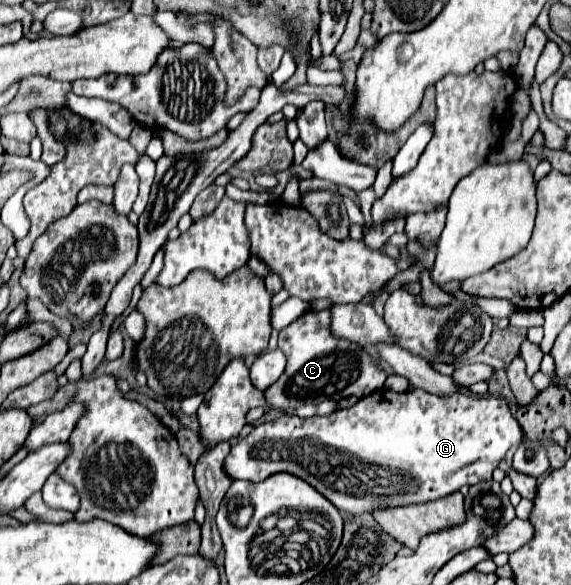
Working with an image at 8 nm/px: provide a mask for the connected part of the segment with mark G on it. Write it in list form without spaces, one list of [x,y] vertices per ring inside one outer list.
[[[416,388],[414,392],[402,392],[396,394],[392,390],[376,390],[374,394],[360,398],[356,406],[346,408],[346,410],[336,410],[328,416],[312,416],[312,418],[298,418],[298,416],[278,416],[272,422],[264,422],[260,426],[256,426],[246,438],[242,438],[238,444],[232,446],[230,454],[224,460],[224,472],[226,476],[230,476],[232,480],[248,480],[248,482],[262,482],[272,474],[278,472],[288,472],[294,474],[302,480],[306,480],[312,488],[316,488],[324,498],[328,498],[338,510],[344,510],[348,514],[368,514],[376,508],[396,508],[396,506],[408,506],[408,504],[422,504],[422,502],[432,502],[438,498],[444,498],[452,492],[456,492],[462,486],[472,486],[484,480],[492,478],[494,468],[498,466],[498,462],[506,456],[506,452],[510,450],[512,444],[520,444],[522,442],[522,428],[518,424],[518,420],[512,416],[508,404],[504,398],[496,398],[496,396],[466,396],[466,394],[450,394],[450,396],[436,396],[436,394],[428,394],[420,388]]]

